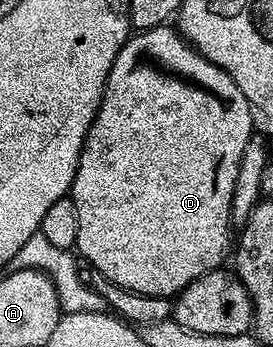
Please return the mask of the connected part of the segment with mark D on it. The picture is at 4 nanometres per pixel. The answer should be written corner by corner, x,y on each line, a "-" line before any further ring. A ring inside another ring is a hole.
170,24
159,25
155,29
144,29
128,37
107,76
103,98
87,132
77,163
77,175
71,184
69,196
77,207
75,249
78,256
86,264
97,267
97,271
101,271
105,279
113,279
113,283
129,291
158,297
174,298
199,276
218,270
224,264
222,261
226,257
228,260
233,249
231,223
233,185
237,183
237,167
241,167
241,154
245,152
245,143
249,143
253,132
251,113
253,114
253,106
245,99
245,95
241,95
241,87
233,83
233,79
225,70
209,63
209,59
205,59
192,45
189,45
178,28

